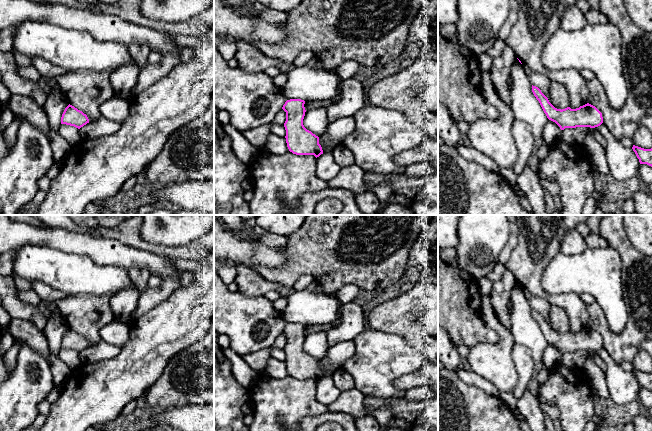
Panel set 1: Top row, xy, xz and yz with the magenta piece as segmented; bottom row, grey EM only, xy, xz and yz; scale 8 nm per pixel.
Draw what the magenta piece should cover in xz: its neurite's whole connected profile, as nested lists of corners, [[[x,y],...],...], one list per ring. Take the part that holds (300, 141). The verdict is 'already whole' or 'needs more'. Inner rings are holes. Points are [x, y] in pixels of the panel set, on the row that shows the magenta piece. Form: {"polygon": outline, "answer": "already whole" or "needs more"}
{"polygon": [[[290,99],[282,109],[286,112],[284,127],[286,143],[290,152],[296,155],[314,155],[316,158],[323,154],[319,137],[307,130],[303,125],[305,116],[305,101]]], "answer": "already whole"}

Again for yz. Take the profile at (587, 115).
{"polygon": [[[532,85],[532,92],[547,118],[555,122],[561,130],[576,127],[595,128],[603,123],[602,113],[589,103],[576,109],[567,107],[561,110],[555,108],[538,87]]], "answer": "already whole"}

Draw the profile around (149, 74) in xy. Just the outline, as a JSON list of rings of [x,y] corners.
[[[170,53],[162,56],[156,64],[146,64],[140,68],[137,82],[132,90],[133,96],[143,92],[151,85],[166,76],[176,65],[180,63],[180,53]]]

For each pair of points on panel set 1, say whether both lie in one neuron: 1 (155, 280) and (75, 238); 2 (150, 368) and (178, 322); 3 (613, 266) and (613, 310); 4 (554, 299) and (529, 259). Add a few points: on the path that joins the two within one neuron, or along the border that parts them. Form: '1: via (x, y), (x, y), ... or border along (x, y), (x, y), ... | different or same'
1: border along (151, 273), (157, 274), (162, 279) | different
2: via (150, 357), (150, 350), (167, 333) | same
3: via (613, 277), (613, 299) | same
4: via (543, 293), (530, 280), (529, 270) | same

